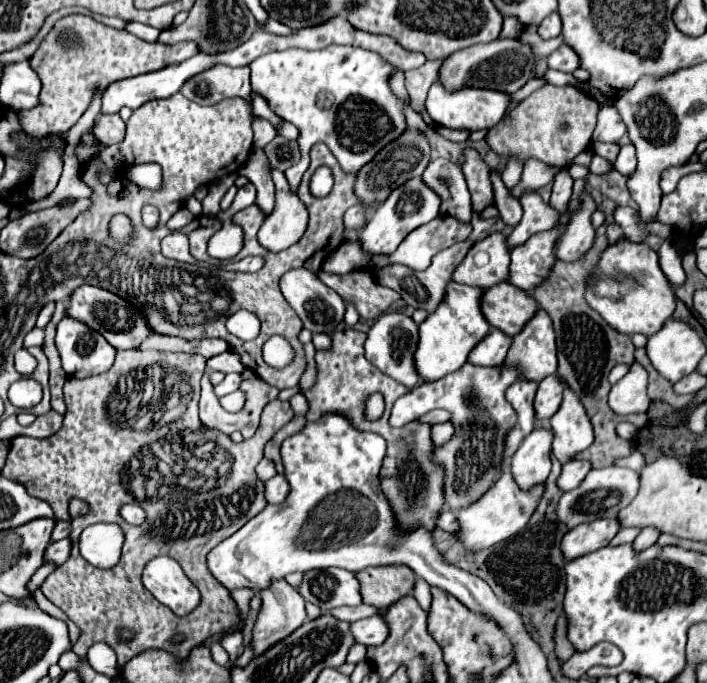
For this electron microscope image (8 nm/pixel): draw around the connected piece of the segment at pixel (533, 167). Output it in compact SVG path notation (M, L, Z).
M528 158L526 164L524 164L524 174L522 174L522 180L516 188L512 188L510 192L520 198L520 192L524 190L538 190L542 186L546 186L548 182L554 180L554 176L560 172L560 168L552 168L536 158Z

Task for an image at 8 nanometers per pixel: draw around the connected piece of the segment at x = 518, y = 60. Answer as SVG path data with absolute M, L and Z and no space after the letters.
M498 38L496 42L488 42L484 46L470 46L470 48L464 48L448 56L438 70L438 80L448 92L454 92L466 86L468 88L490 88L498 92L516 92L532 78L534 62L536 60L534 60L530 46L522 44L520 40Z

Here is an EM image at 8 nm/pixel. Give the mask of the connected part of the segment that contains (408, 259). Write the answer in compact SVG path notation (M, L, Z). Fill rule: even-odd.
M444 216L444 218L434 218L428 224L422 224L420 228L412 230L396 248L396 252L392 252L390 256L378 258L376 266L372 268L384 268L388 264L404 264L410 266L414 270L426 270L430 266L430 260L436 252L466 240L472 232L471 224L458 222L452 216Z

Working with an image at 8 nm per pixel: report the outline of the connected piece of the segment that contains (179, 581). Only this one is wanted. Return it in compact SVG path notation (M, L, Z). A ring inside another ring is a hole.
M156 556L142 572L144 588L176 616L190 614L200 604L200 592L173 558Z

